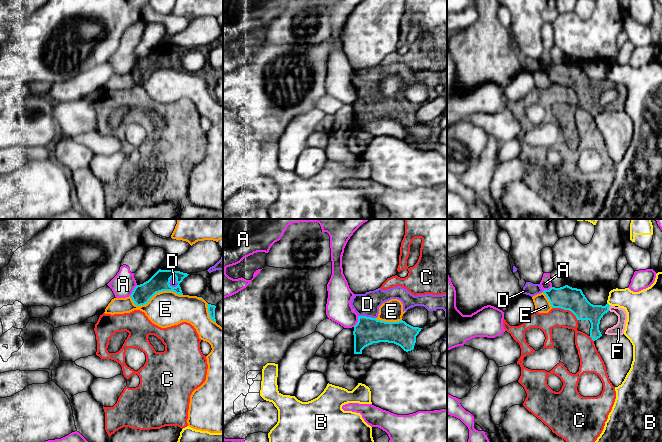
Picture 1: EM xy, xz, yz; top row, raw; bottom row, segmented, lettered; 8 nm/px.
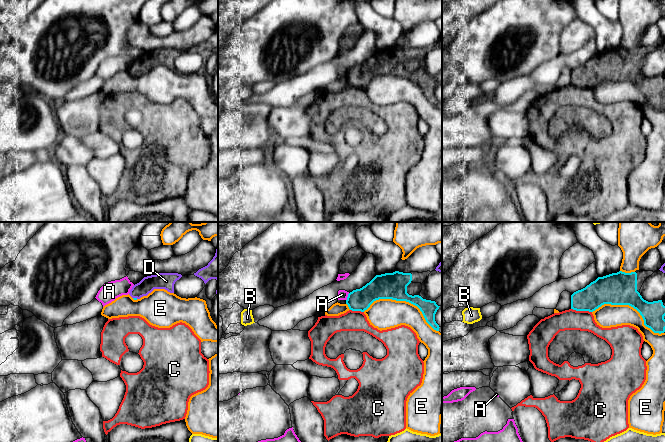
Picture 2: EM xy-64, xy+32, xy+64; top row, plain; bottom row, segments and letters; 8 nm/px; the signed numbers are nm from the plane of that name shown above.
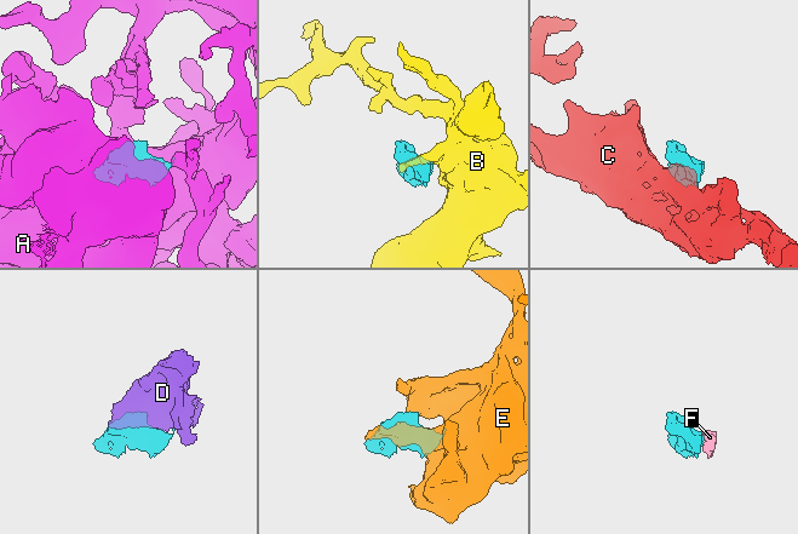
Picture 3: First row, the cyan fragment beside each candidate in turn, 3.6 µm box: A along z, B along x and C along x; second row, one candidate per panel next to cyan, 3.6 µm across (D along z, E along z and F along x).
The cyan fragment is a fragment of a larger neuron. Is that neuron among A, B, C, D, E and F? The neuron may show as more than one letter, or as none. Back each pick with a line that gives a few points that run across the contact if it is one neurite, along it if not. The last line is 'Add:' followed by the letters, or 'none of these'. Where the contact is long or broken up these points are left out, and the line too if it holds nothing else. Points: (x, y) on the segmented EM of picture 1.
D: line xy (159, 282), (169, 281), (173, 283)
Add: D, F

